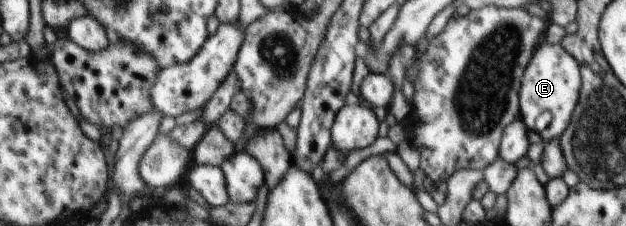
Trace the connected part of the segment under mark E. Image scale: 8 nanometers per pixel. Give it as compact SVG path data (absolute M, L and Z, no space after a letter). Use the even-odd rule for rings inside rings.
M543 38L535 49L521 79L519 108L522 121L530 131L539 133L545 143L552 139L560 139L578 105L581 85L580 66L574 56L571 56L560 42L550 43ZM546 111L552 113L552 121L548 123L545 130L538 131L536 119Z

